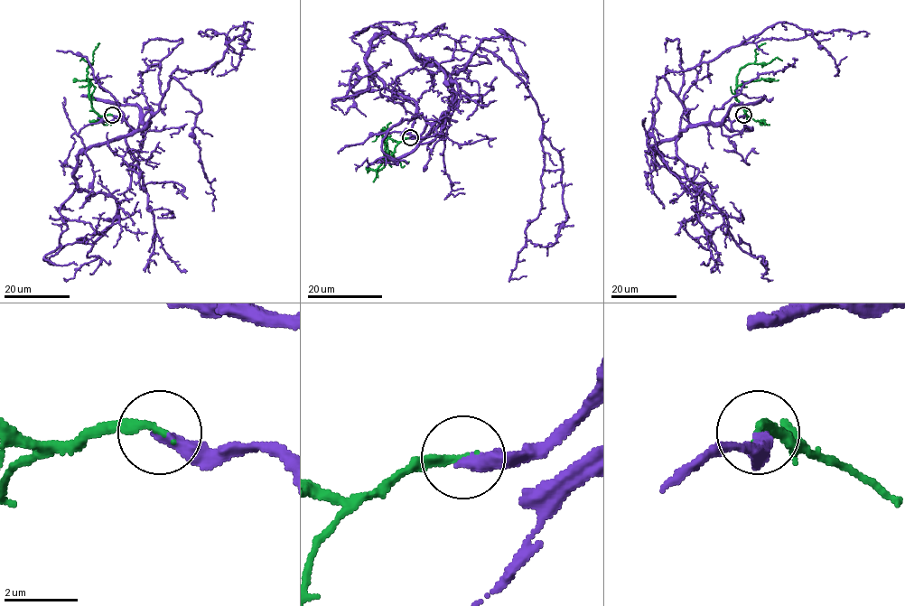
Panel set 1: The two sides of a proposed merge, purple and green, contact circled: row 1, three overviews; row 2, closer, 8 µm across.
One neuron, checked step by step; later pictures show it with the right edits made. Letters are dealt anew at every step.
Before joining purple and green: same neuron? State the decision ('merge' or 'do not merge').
merge

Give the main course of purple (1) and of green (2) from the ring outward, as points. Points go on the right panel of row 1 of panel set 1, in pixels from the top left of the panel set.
1: (743, 115), (729, 130), (691, 124), (667, 69), (694, 69), (764, 39), (839, 29), (864, 36)
2: (743, 115), (747, 116), (736, 97), (738, 71), (749, 63), (768, 63), (776, 58), (781, 60)

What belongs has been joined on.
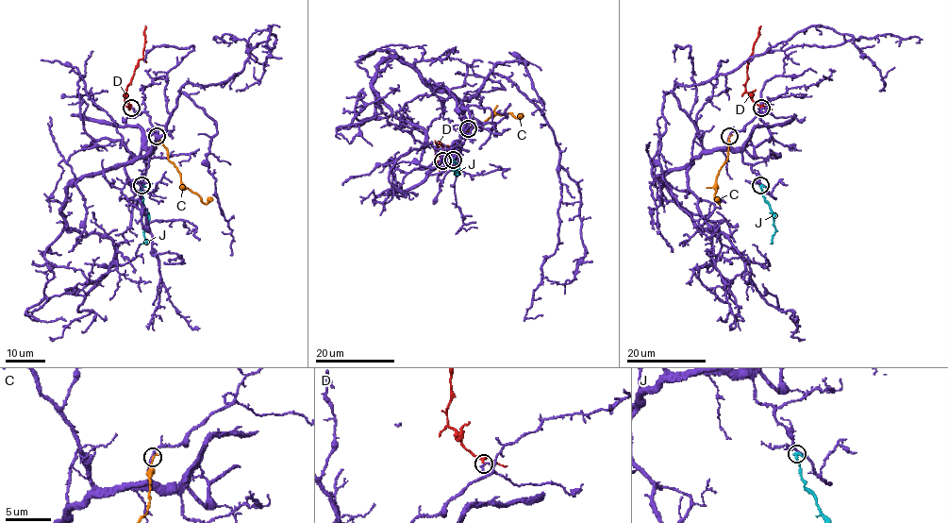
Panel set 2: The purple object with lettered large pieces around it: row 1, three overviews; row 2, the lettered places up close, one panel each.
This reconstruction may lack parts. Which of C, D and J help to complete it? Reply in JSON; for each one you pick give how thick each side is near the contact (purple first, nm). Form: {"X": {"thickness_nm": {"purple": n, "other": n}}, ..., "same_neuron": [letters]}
{"D": {"thickness_nm": {"purple": 140, "other": 140}}, "same_neuron": ["D"]}

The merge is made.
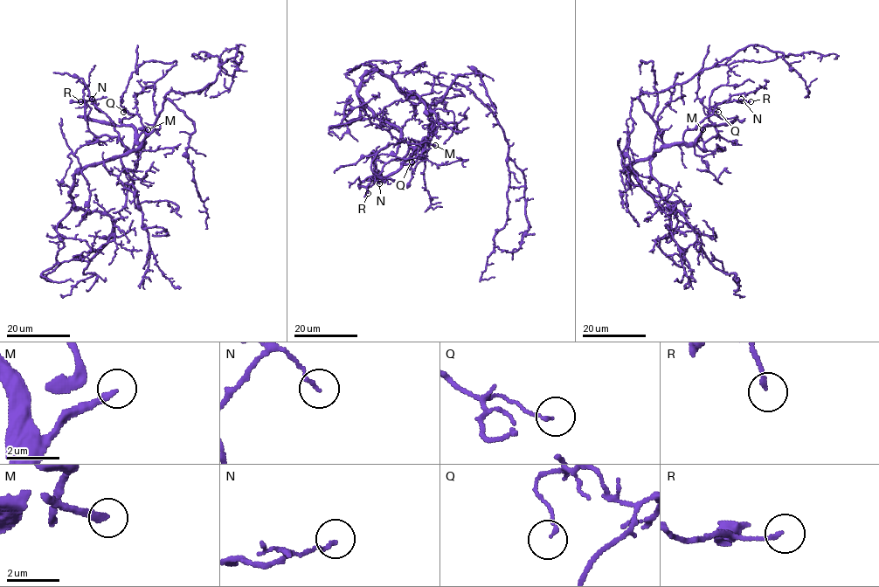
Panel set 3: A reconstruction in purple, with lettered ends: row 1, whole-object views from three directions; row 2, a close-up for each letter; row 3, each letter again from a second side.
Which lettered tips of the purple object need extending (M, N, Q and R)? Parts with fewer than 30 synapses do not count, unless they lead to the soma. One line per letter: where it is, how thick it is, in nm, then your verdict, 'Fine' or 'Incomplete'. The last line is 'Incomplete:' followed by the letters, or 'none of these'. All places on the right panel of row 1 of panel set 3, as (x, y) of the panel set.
M: Place: (702, 129). Thickness 240 nm. Incomplete
N: Place: (741, 99). Thickness 130 nm. Fine
Q: Place: (718, 112). Thickness 110 nm. Fine
R: Place: (750, 101). Thickness 140 nm. Fine
Incomplete: M

